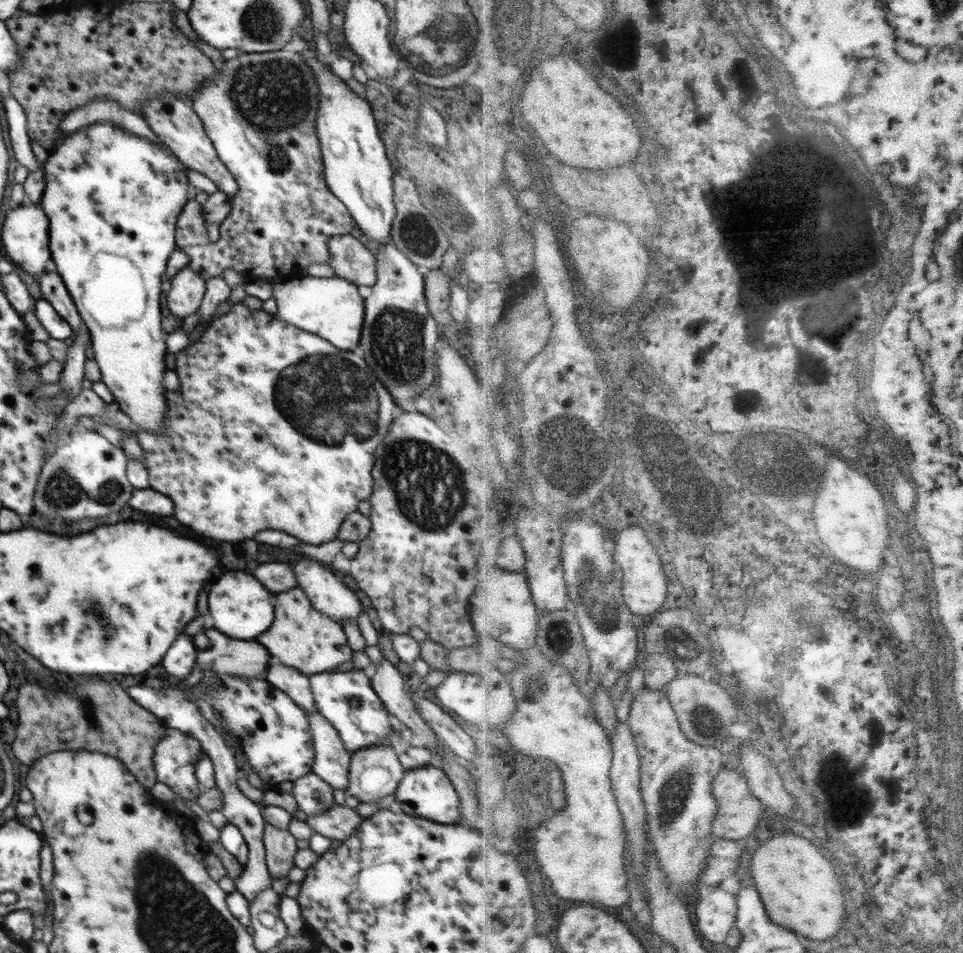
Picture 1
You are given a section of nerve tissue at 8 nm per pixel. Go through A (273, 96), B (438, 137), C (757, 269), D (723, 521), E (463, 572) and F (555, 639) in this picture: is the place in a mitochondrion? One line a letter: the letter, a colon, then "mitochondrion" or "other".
A: mitochondrion
B: other
C: other
D: mitochondrion
E: other
F: mitochondrion

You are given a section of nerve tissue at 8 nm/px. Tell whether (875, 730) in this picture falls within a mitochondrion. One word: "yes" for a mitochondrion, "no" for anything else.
yes

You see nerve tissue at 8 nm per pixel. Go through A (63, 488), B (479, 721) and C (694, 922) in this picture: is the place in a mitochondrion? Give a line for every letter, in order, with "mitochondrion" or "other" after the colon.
A: mitochondrion
B: other
C: other

